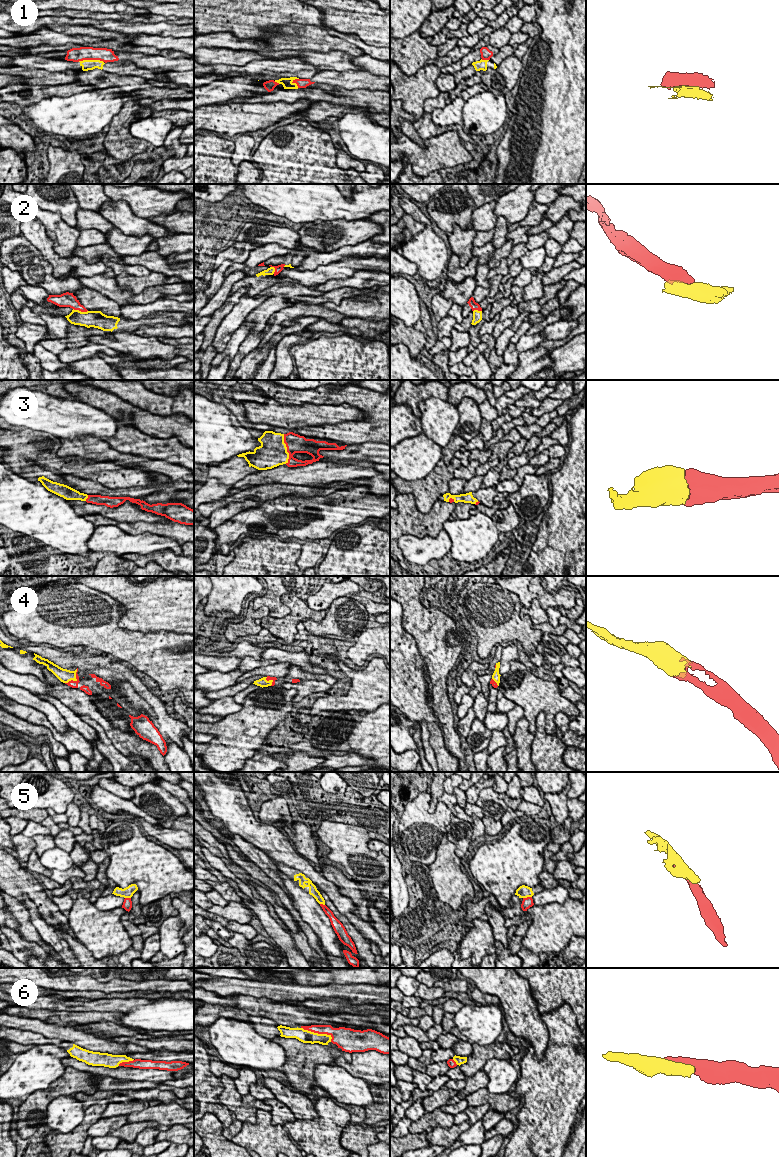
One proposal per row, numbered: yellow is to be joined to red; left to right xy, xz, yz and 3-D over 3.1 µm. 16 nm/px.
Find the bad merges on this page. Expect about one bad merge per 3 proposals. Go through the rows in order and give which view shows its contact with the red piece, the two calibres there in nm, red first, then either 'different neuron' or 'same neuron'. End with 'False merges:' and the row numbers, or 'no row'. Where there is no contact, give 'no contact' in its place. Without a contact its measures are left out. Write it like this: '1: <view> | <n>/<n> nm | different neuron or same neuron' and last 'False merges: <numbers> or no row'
1: xy | 220/160 nm | different neuron
2: xy | 220/260 nm | different neuron
3: xz | 300/440 nm | same neuron
4: xy | 130/220 nm | same neuron
5: yz | 160/200 nm | different neuron
6: xz | 160/220 nm | same neuron
False merges: 1, 2, 5

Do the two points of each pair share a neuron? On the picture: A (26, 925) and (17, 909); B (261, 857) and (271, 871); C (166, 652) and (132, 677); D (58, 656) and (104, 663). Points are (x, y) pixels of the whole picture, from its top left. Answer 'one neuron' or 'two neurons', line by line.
A: one neuron
B: one neuron
C: two neurons
D: one neuron

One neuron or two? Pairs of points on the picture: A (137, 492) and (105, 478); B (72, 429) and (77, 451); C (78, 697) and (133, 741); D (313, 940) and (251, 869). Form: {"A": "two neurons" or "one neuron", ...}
{"A": "two neurons", "B": "two neurons", "C": "one neuron", "D": "one neuron"}

